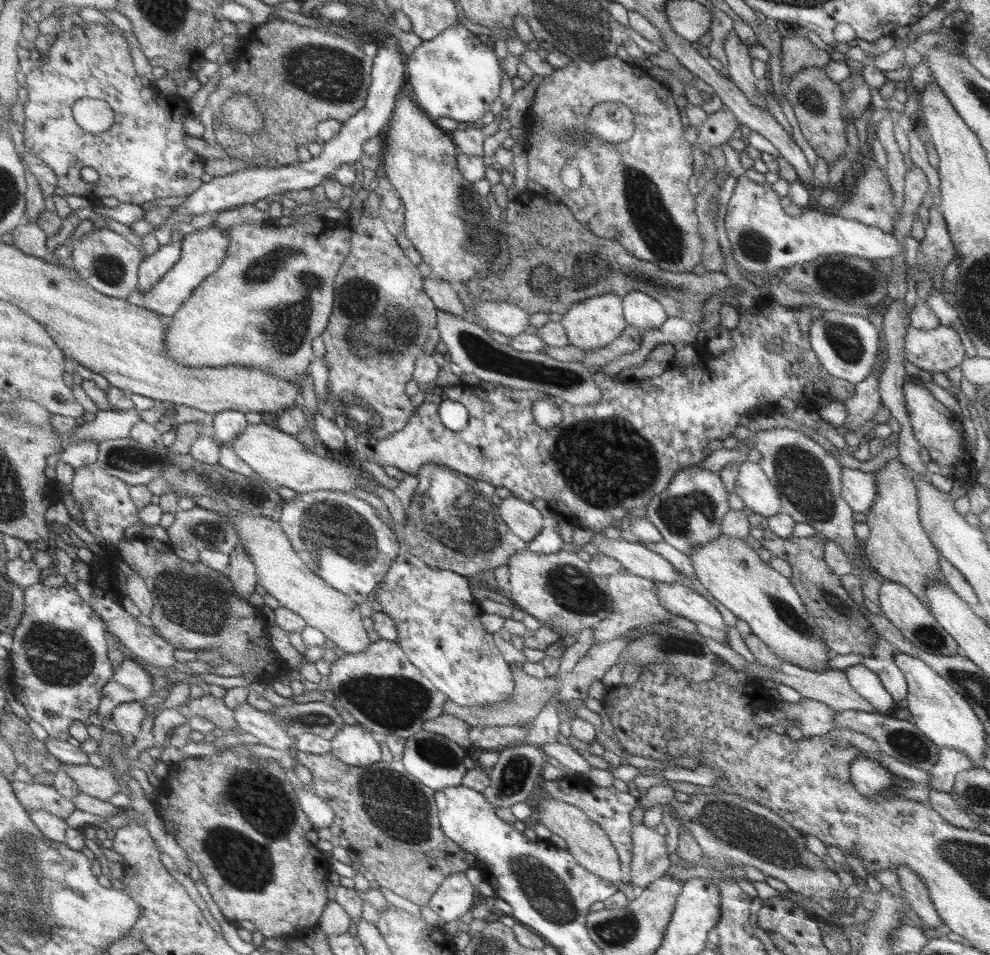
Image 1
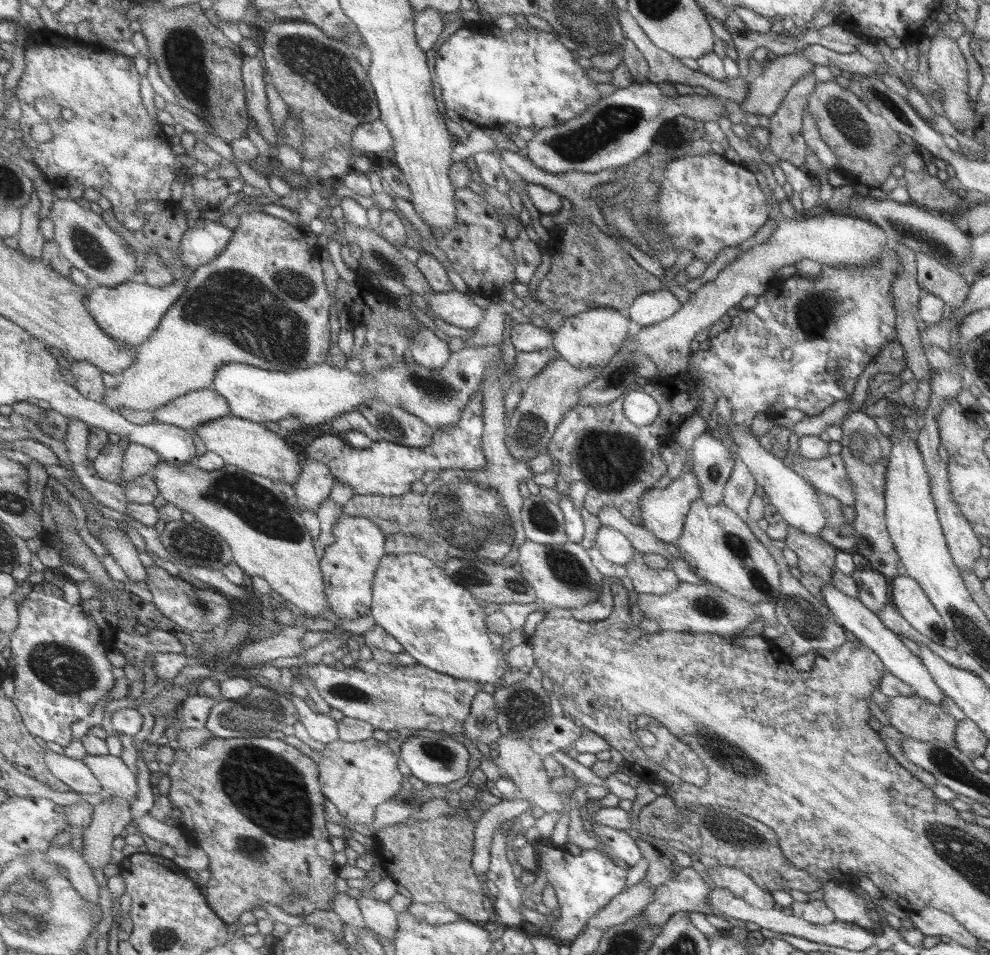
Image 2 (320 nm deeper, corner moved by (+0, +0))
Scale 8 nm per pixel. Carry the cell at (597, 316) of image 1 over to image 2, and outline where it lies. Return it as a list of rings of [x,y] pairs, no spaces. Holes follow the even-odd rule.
[[[594,308],[572,316],[553,331],[553,347],[563,360],[577,368],[601,368],[609,363],[613,354],[619,350],[627,334],[627,318],[615,312],[613,308]]]

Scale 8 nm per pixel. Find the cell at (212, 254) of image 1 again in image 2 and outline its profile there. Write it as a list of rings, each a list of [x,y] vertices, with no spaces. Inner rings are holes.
[[[178,280],[165,288],[132,281],[119,284],[115,288],[97,287],[88,296],[88,311],[92,313],[97,324],[108,332],[109,336],[119,340],[125,347],[137,349],[158,330],[168,310],[185,294],[188,282]]]

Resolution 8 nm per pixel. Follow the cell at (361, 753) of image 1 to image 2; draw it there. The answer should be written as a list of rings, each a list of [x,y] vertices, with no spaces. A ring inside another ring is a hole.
[[[294,735],[287,736],[284,741],[316,761],[323,792],[346,823],[371,827],[377,808],[393,800],[405,788],[405,772],[401,772],[399,768],[400,756],[391,752],[385,742],[379,742],[375,738],[358,742],[343,742],[338,739],[327,744],[323,752],[312,750]]]

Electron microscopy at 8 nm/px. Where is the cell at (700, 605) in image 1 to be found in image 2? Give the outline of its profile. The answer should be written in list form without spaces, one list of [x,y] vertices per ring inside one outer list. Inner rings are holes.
[[[635,553],[625,564],[625,574],[638,594],[659,596],[678,587],[679,581],[672,570],[649,568],[641,553]]]

